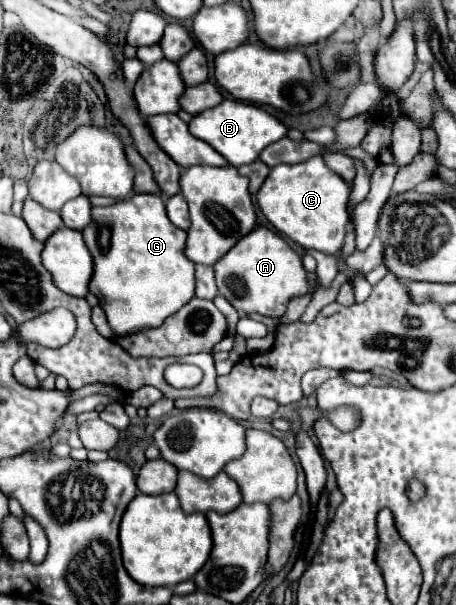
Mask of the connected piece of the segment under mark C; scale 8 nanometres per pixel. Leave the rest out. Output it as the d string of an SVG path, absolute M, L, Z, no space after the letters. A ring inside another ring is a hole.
M316 155L308 161L294 163L294 165L276 165L272 167L268 179L264 181L262 189L256 195L258 207L266 215L266 219L286 237L302 245L304 249L316 249L322 253L332 253L332 257L338 258L338 272L348 275L348 281L354 287L354 299L356 303L362 303L368 299L372 285L366 281L362 273L356 269L350 269L346 263L340 260L340 250L344 245L346 227L348 227L348 195L350 185L332 169L326 167L322 155Z

